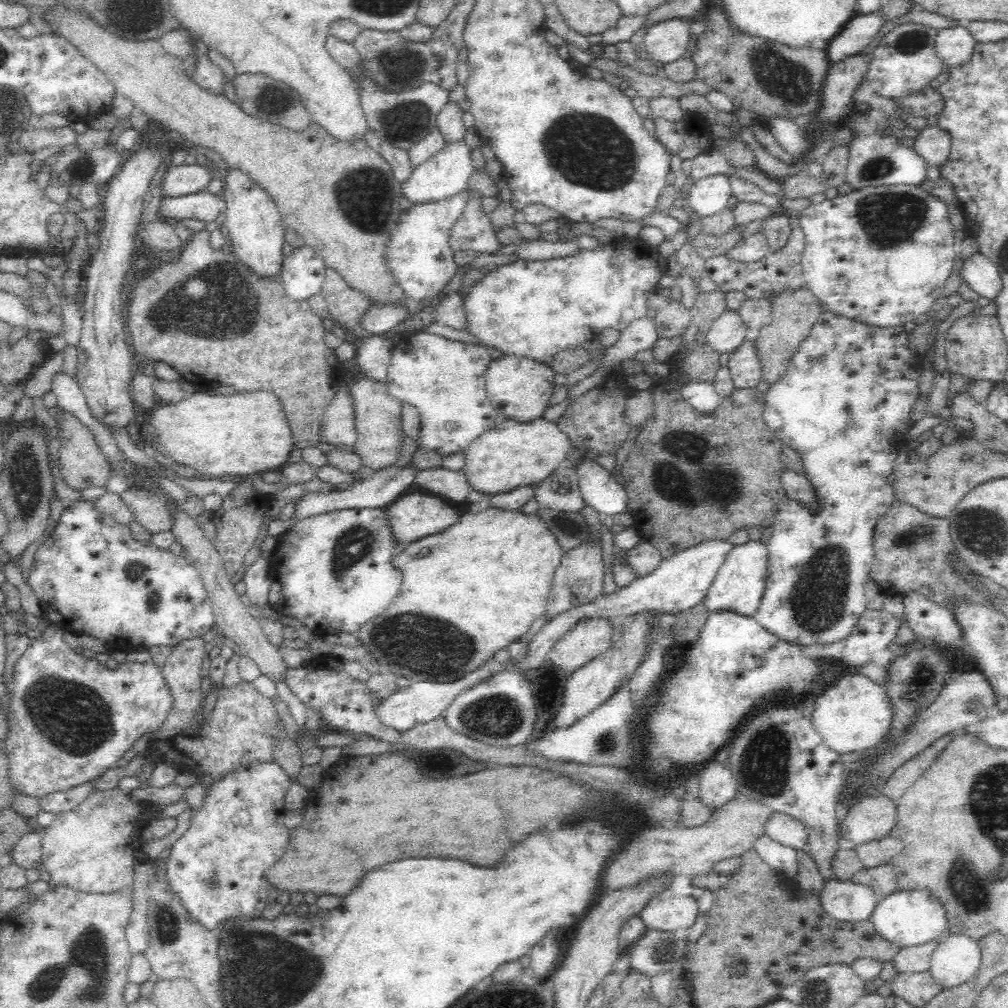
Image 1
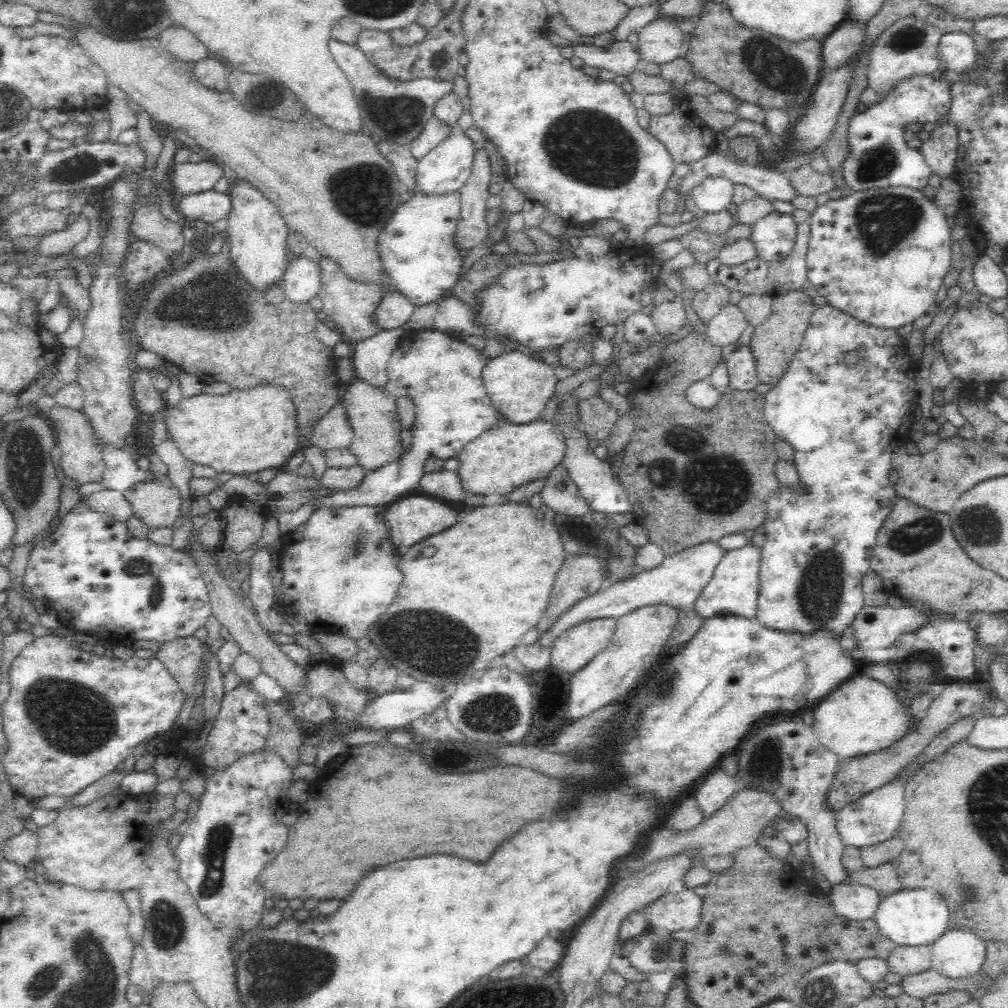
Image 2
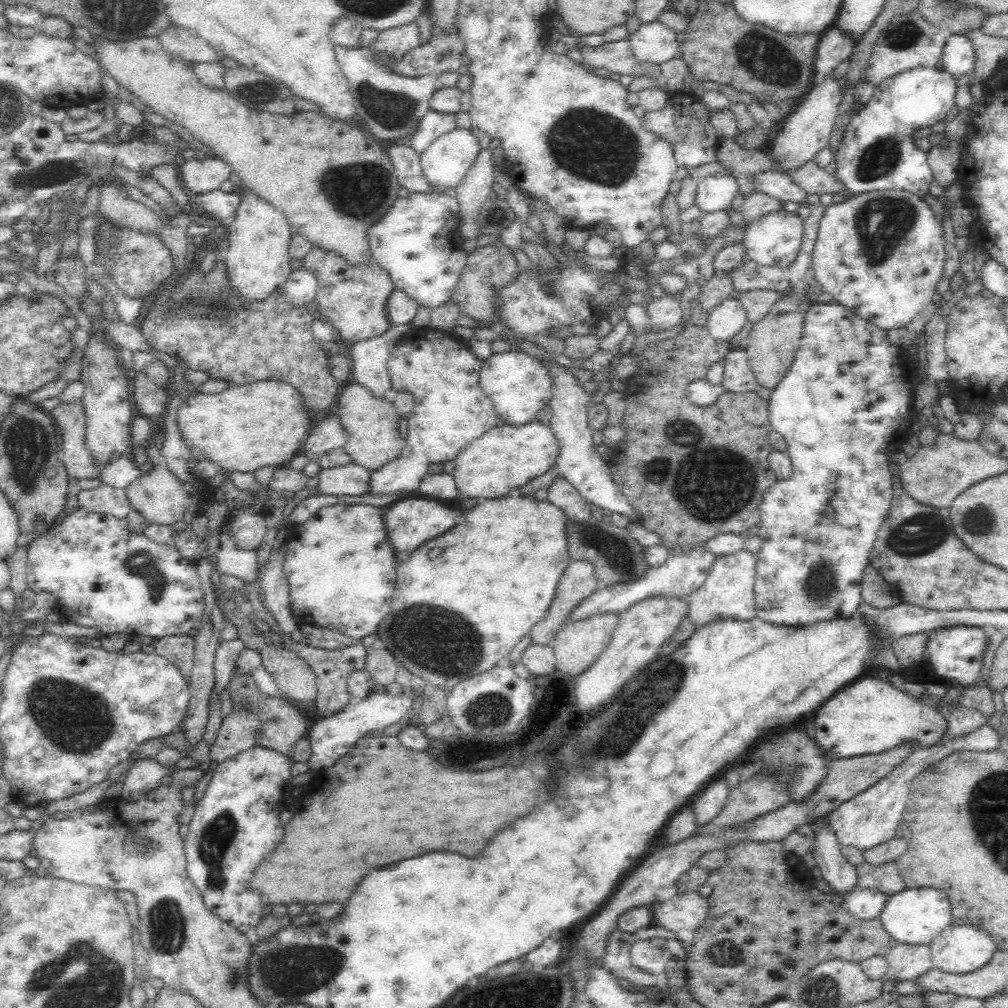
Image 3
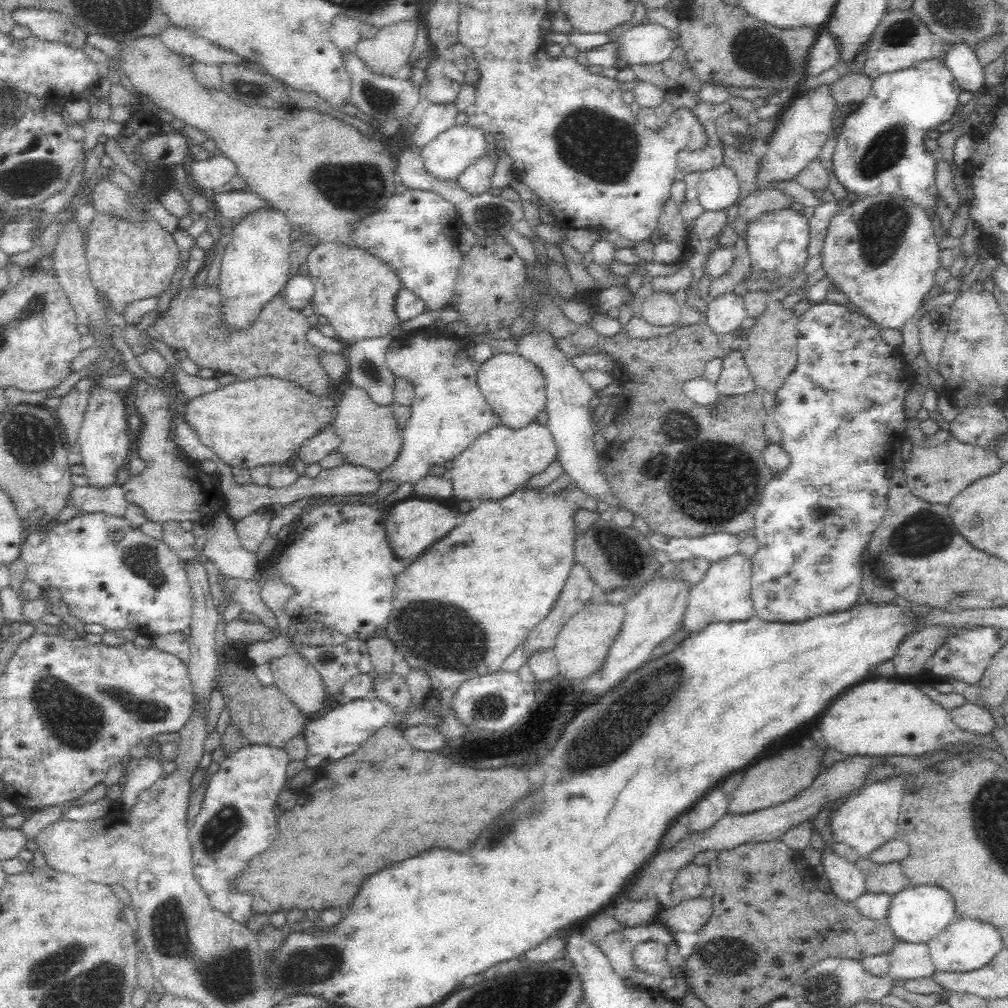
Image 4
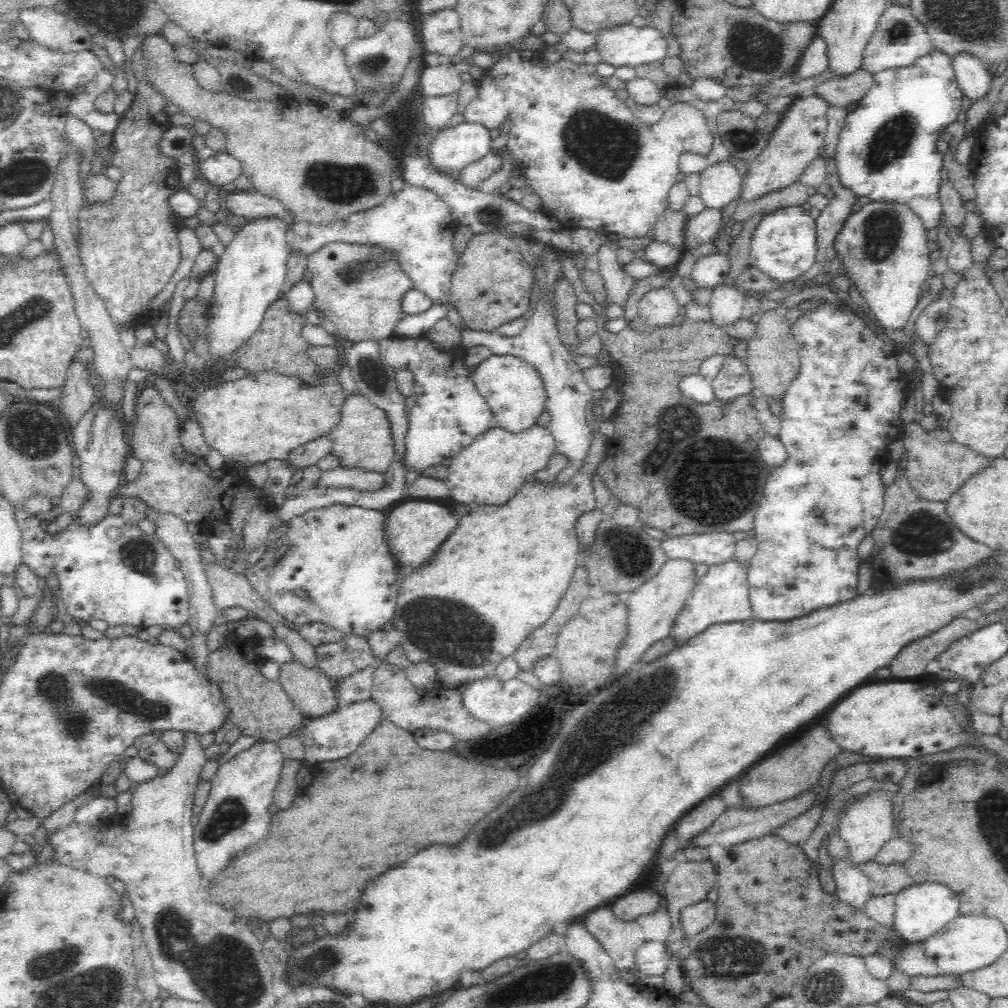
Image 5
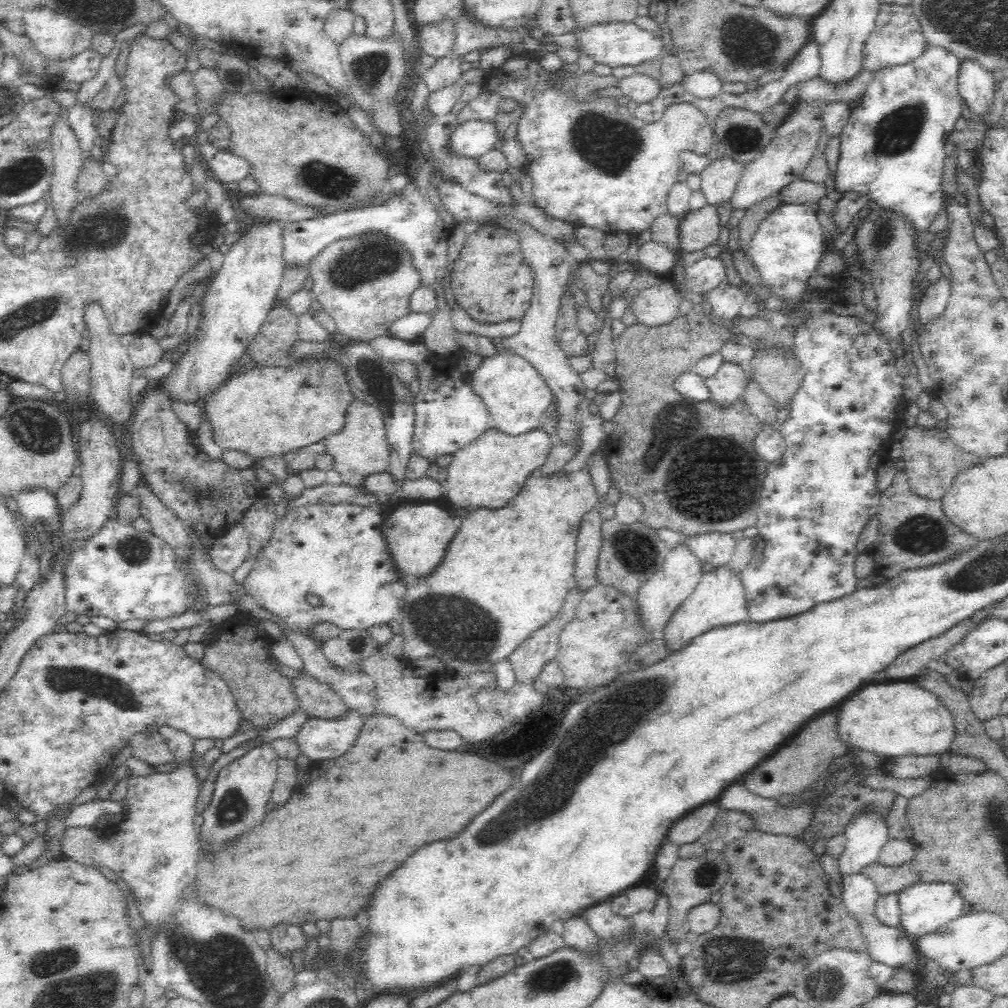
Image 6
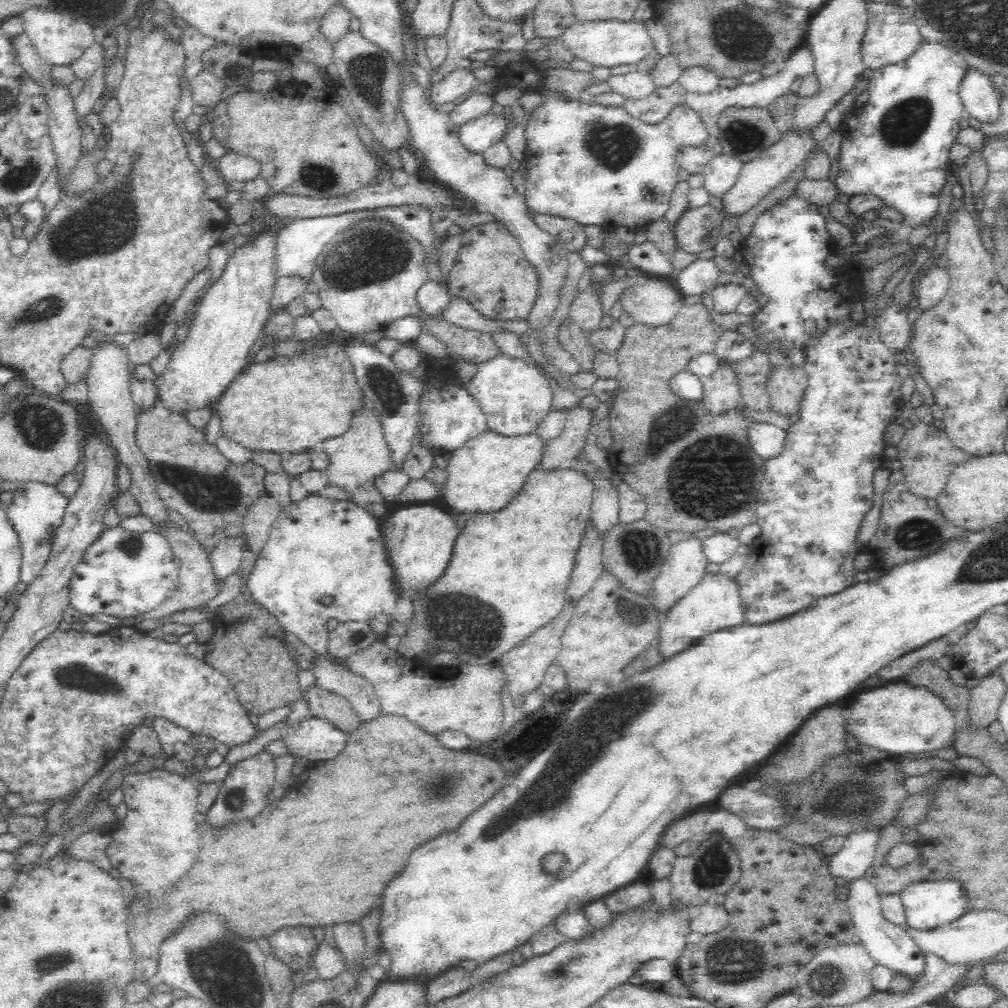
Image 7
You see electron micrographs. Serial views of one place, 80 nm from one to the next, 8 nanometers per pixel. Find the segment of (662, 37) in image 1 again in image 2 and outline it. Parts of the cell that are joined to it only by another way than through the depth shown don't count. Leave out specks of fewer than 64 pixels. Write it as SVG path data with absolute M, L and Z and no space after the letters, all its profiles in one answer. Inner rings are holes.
M658 17L656 20L649 22L646 26L638 30L638 54L642 59L642 65L655 62L656 64L664 64L683 56L684 54L684 41L686 34L681 31L680 27L674 23L672 19Z

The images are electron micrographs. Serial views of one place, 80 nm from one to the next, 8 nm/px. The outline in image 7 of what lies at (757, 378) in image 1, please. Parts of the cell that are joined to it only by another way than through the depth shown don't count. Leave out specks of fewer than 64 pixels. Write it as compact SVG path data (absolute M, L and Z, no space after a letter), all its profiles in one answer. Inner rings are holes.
M718 367L717 372L701 377L702 403L704 410L712 416L726 414L742 404L740 387L736 375L726 367Z

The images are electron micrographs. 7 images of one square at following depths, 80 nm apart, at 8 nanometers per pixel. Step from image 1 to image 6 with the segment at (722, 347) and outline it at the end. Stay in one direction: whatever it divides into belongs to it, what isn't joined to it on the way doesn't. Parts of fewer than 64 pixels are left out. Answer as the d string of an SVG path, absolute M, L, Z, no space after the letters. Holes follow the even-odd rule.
M724 280L708 292L706 299L712 308L712 316L721 322L738 317L739 308L748 298L742 288Z

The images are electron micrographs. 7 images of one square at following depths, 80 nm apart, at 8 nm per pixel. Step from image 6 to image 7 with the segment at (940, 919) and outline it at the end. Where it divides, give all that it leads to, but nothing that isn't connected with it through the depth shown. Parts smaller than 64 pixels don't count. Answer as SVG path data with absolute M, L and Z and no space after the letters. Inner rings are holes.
M924 879L914 884L910 884L901 893L902 903L906 909L906 926L920 929L933 929L940 925L958 920L968 911L968 893L965 887L958 880L928 880Z

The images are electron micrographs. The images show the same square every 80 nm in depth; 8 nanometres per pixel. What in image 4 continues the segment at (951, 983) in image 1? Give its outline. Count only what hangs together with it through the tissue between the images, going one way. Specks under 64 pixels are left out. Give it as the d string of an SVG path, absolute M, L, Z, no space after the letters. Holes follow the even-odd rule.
M955 918L927 943L929 956L940 972L957 973L975 971L995 960L1004 949L1000 929L985 920L976 918Z

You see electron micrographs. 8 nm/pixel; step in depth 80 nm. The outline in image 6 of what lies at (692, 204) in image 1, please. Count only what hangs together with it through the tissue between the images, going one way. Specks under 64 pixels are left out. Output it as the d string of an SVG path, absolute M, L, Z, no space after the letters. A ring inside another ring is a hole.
M724 155L722 158L711 160L700 172L701 192L704 193L707 204L727 207L728 200L736 188L743 165L741 162Z

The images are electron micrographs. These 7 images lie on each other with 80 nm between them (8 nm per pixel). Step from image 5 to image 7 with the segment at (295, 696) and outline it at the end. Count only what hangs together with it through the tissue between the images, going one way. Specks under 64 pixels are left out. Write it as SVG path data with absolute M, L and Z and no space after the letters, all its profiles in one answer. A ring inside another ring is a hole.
M316 685L302 694L308 703L310 714L329 722L333 728L350 734L363 722L356 709L341 696Z

